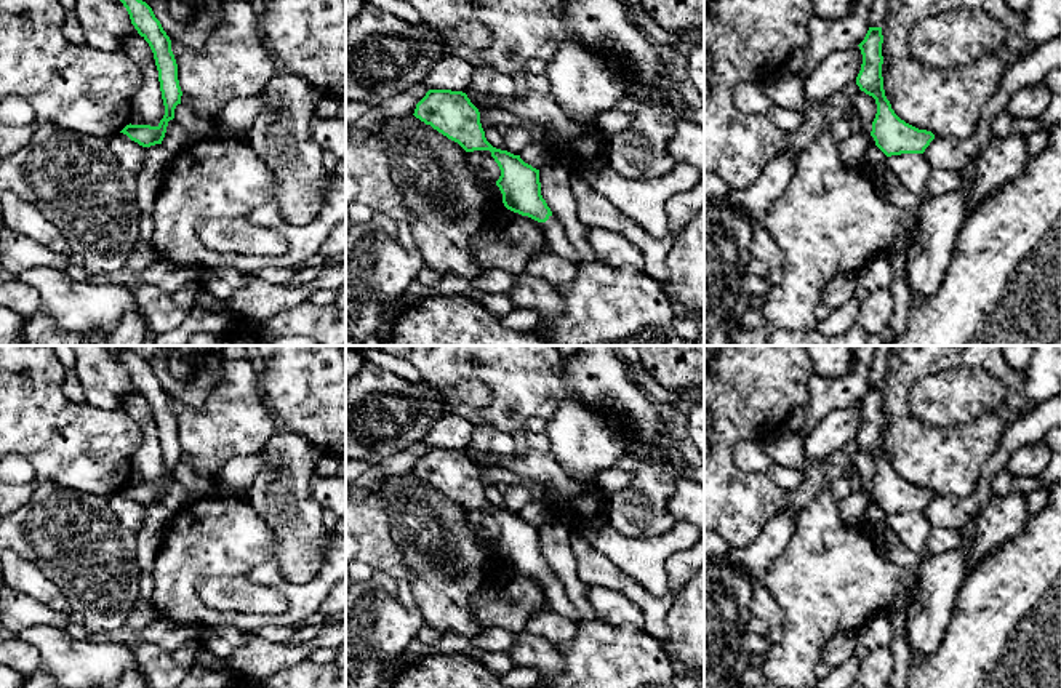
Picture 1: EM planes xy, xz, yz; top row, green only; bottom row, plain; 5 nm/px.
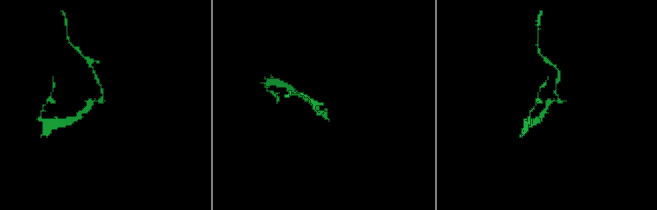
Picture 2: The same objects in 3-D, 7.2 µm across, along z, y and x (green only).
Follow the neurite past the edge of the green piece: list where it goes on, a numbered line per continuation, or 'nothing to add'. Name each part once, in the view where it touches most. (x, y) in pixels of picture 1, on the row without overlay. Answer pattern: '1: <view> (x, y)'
1: xz (557, 599)

